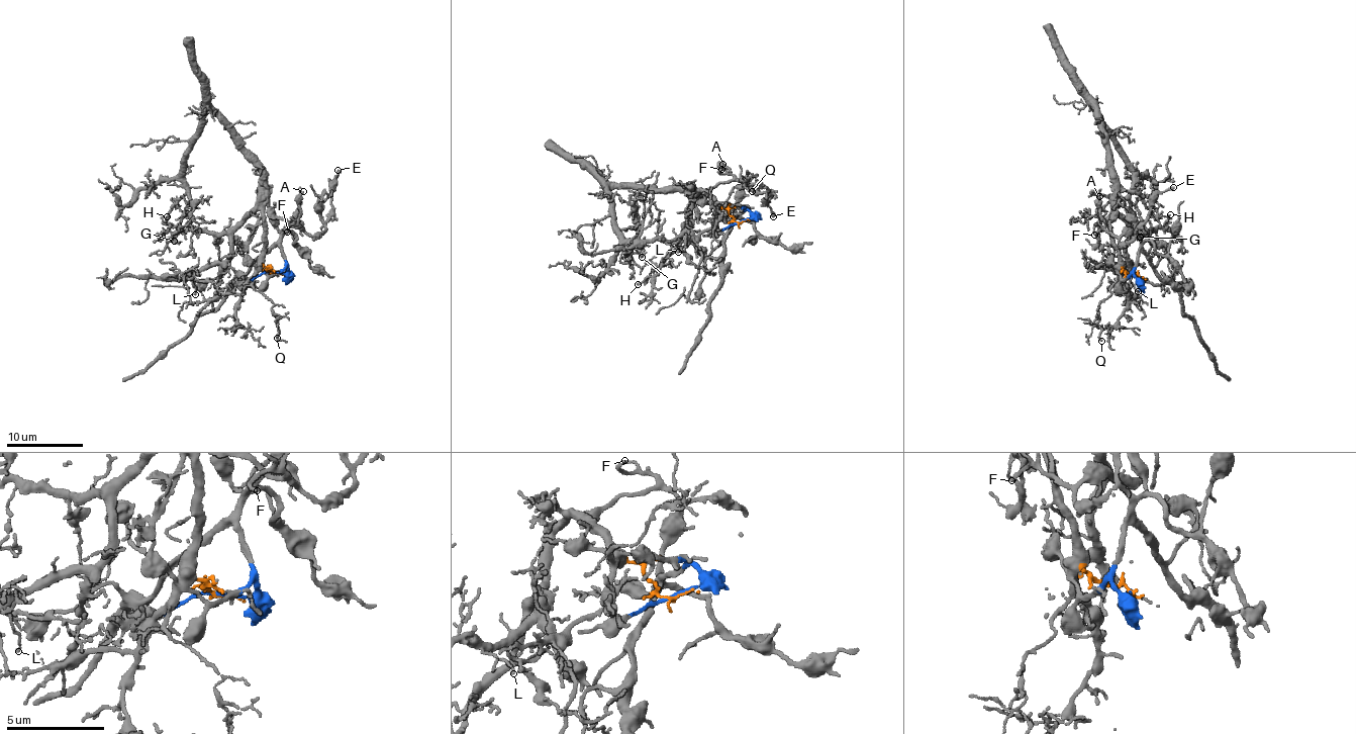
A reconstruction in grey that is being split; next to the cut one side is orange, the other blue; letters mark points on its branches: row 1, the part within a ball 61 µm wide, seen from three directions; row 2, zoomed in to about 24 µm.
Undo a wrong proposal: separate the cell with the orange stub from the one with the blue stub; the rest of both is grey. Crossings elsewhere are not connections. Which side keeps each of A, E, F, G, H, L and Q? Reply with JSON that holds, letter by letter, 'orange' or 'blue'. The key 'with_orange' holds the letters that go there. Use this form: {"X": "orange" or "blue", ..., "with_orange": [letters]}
{"A": "blue", "E": "blue", "F": "blue", "G": "orange", "H": "orange", "L": "orange", "Q": "orange", "with_orange": ["G", "H", "L", "Q"]}

